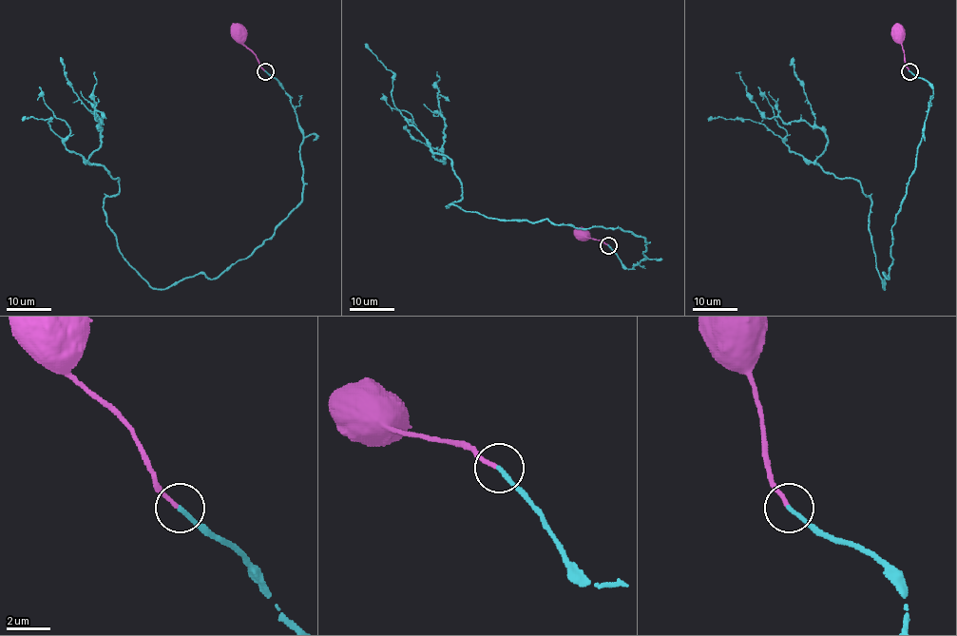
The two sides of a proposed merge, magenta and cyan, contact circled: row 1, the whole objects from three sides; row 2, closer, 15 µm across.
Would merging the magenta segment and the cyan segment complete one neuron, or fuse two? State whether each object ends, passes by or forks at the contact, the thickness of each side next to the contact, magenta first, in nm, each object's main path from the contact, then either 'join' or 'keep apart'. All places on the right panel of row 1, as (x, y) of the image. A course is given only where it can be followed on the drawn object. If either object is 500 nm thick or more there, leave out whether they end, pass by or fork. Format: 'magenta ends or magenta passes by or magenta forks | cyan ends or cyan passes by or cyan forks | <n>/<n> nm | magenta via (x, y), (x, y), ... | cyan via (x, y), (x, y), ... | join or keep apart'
magenta ends | cyan ends | 170/200 nm | magenta via (909, 70), (906, 67), (902, 32), (897, 28) | cyan via (909, 70), (933, 96), (884, 289), (871, 199), (818, 164), (820, 128), (764, 118), (736, 73) | join

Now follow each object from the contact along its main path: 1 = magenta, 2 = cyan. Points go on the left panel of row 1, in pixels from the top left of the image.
1: (265, 70), (235, 32), (237, 28)
2: (265, 70), (303, 135), (300, 202), (218, 277), (164, 289), (107, 223), (119, 178), (88, 158), (94, 73)

